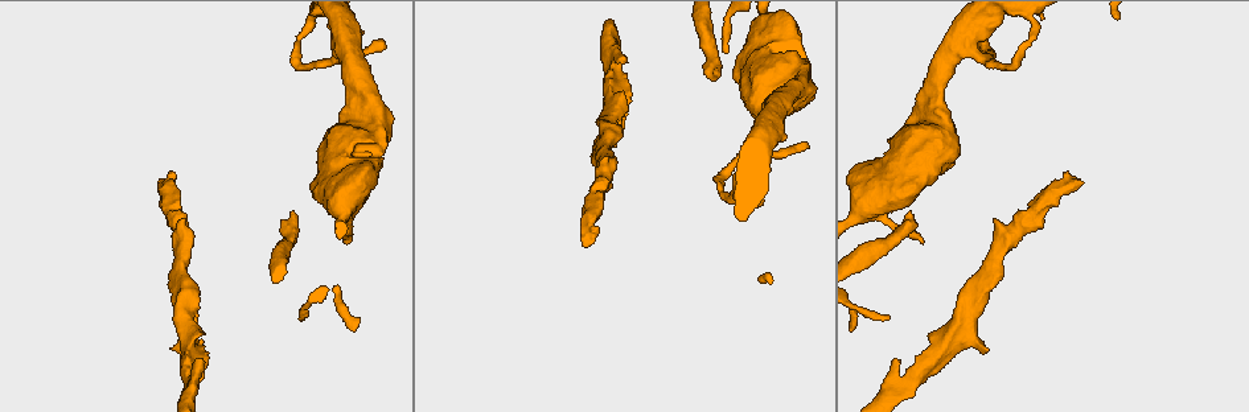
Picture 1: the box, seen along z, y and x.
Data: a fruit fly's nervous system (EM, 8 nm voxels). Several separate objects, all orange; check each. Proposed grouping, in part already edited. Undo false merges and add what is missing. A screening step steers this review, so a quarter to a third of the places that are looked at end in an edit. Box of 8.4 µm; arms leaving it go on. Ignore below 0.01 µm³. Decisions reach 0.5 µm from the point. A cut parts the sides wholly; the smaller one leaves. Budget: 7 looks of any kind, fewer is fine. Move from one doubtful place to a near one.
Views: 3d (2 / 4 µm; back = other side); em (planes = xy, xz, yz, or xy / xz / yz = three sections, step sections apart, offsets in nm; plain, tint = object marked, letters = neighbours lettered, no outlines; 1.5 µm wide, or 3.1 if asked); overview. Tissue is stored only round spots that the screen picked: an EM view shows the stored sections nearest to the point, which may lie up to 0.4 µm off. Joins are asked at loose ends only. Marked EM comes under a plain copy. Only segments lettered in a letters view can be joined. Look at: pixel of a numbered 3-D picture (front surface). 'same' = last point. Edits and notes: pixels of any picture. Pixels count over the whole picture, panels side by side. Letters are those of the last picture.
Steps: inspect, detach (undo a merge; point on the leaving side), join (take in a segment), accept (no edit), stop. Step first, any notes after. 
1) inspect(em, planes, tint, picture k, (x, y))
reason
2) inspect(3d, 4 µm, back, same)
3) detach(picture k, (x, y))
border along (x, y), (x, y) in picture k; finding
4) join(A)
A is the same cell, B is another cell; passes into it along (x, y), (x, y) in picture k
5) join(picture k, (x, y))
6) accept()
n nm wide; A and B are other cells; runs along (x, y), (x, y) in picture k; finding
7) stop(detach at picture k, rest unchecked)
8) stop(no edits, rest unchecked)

inspect(em, xz, step 8, letters, picture 1, (887, 319))
tapers out

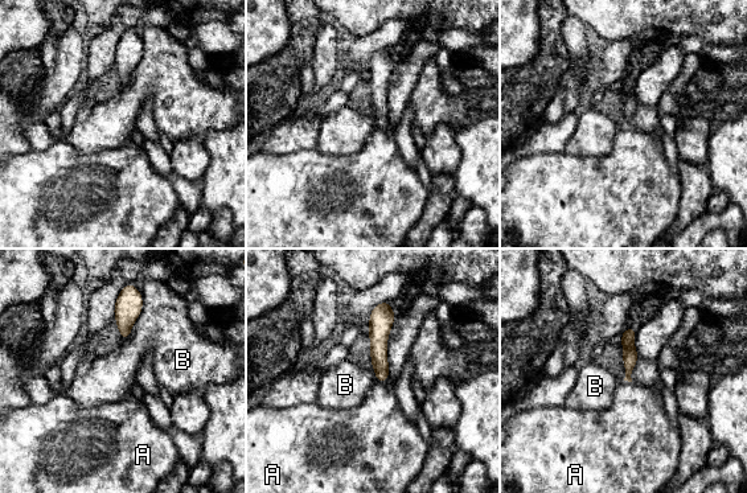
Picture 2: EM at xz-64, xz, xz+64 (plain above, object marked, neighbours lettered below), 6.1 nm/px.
accept()
A and B are other cells; border along (142, 292), (142, 313), (122, 341) in picture 2; none of them fits

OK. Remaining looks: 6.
inspect(em, yz, step 8, tint, picture 1, (612, 61))
sharp bend

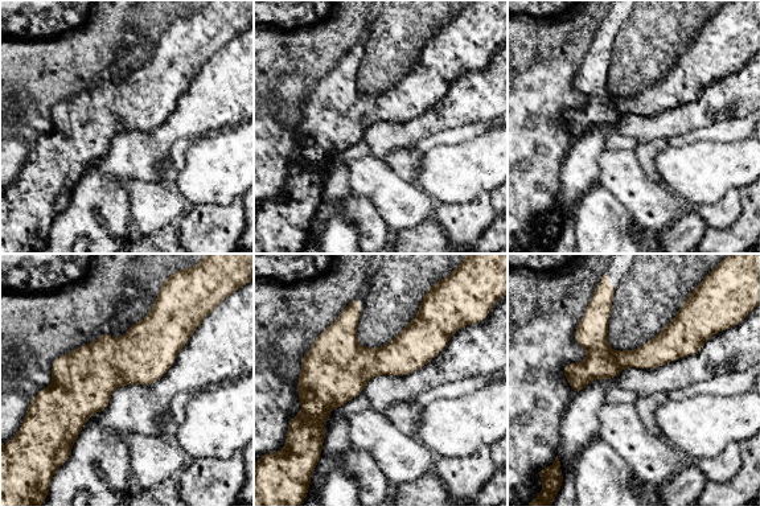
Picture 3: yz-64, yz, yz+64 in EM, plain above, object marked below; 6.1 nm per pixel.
inspect(em, planes, tint, same)
cut it another way

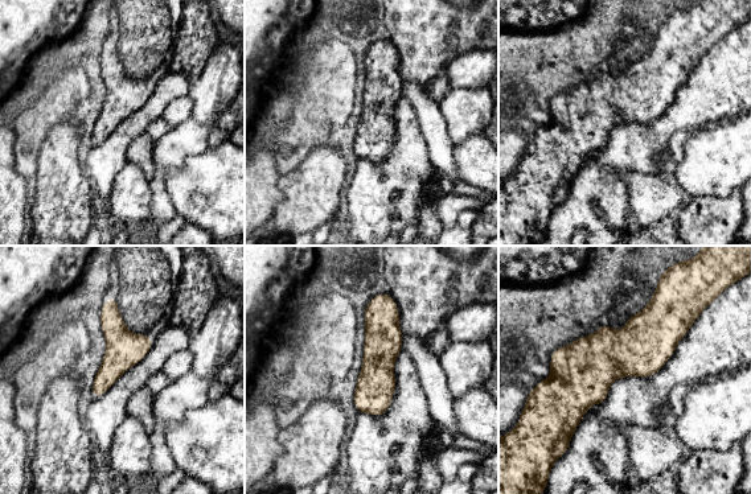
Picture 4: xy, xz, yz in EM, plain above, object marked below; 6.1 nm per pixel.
inspect(em, planes, letters, same)

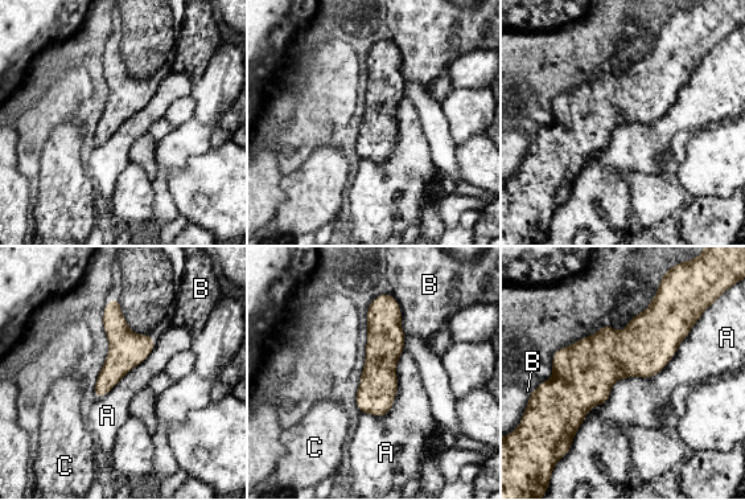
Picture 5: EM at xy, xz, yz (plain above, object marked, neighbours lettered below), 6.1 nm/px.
accept()
A, B and C are other cells; runs along (671, 332), (604, 357), (536, 414) in picture 5; one cell here

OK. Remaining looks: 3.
inspect(3d, 2 µm, back, picture 1, (712, 70))
free end

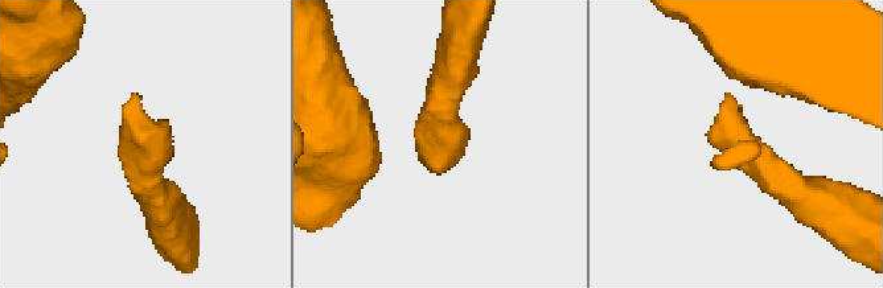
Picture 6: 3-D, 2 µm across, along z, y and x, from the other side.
inspect(em, xy, step 4, letters, picture 6, (732, 103))

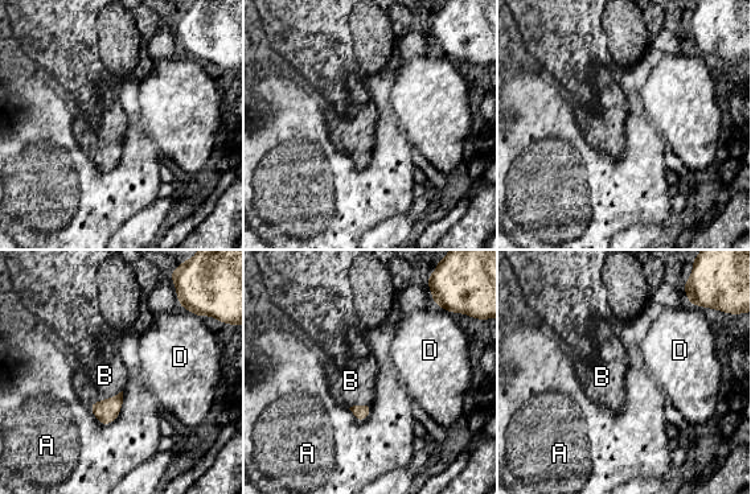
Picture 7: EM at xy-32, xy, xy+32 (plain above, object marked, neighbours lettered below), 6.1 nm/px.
join(B)
B is the same cell, A and D are other cells; passes into it along (106, 411), (105, 399), (105, 375) in picture 7; the cell continues

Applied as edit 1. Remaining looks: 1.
stop(join at picture 7, rest unchecked)

